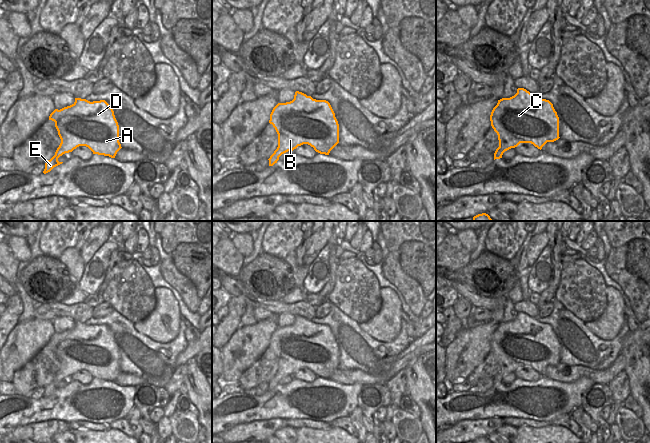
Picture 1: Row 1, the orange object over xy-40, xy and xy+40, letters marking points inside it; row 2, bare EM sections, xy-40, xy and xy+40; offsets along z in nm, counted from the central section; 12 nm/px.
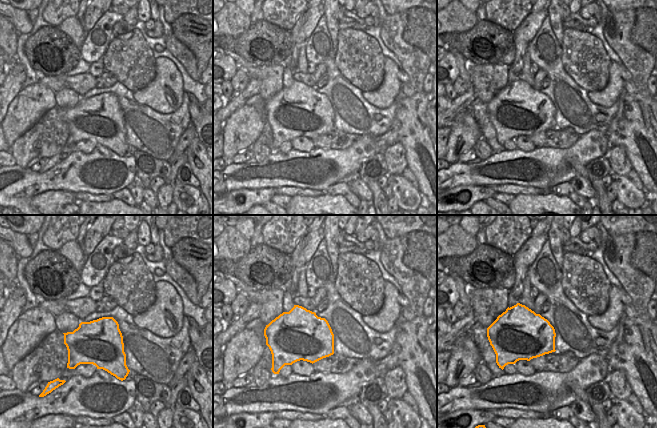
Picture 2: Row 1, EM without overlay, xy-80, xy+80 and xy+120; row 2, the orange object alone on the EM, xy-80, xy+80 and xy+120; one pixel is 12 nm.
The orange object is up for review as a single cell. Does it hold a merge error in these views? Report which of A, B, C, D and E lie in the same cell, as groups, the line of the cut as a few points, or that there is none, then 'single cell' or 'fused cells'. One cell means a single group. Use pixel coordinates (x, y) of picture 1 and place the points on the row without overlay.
A B C D E; no cut; single cell

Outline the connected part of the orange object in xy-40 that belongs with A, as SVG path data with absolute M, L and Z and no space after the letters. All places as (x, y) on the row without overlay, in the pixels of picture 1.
M75 322L75 326L49 340L61 363L55 379L45 387L44 398L62 388L58 382L79 370L88 371L93 378L115 382L122 372L119 366L119 349L114 335L105 324L90 326Z

